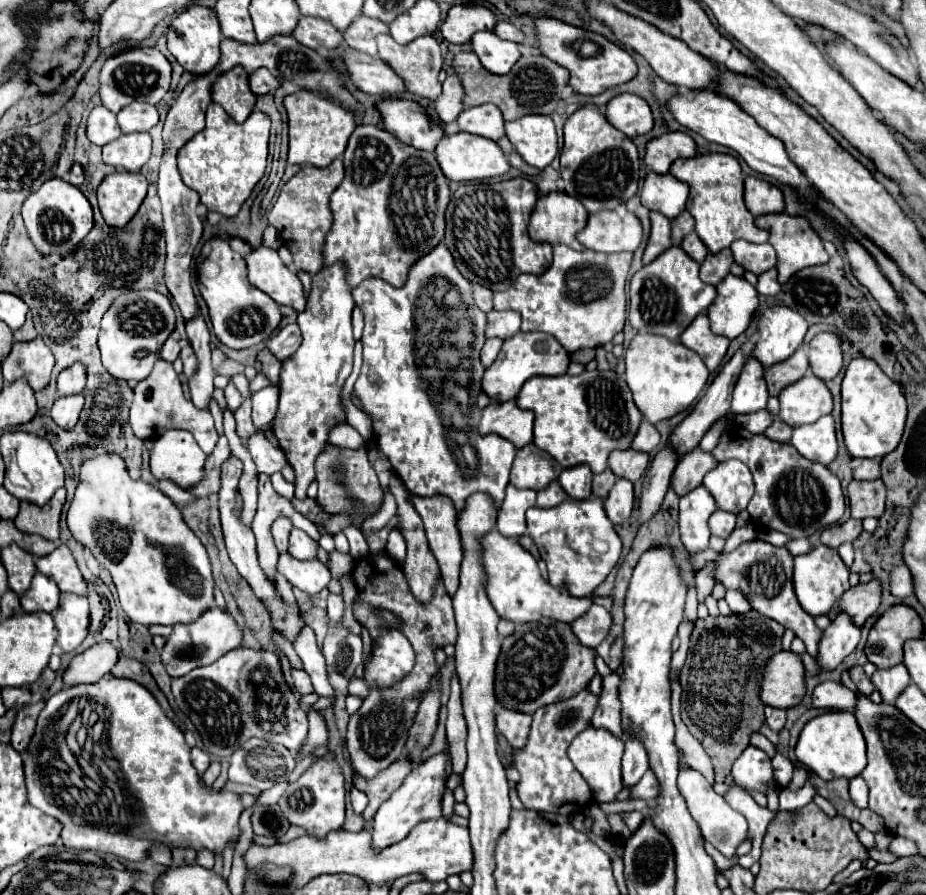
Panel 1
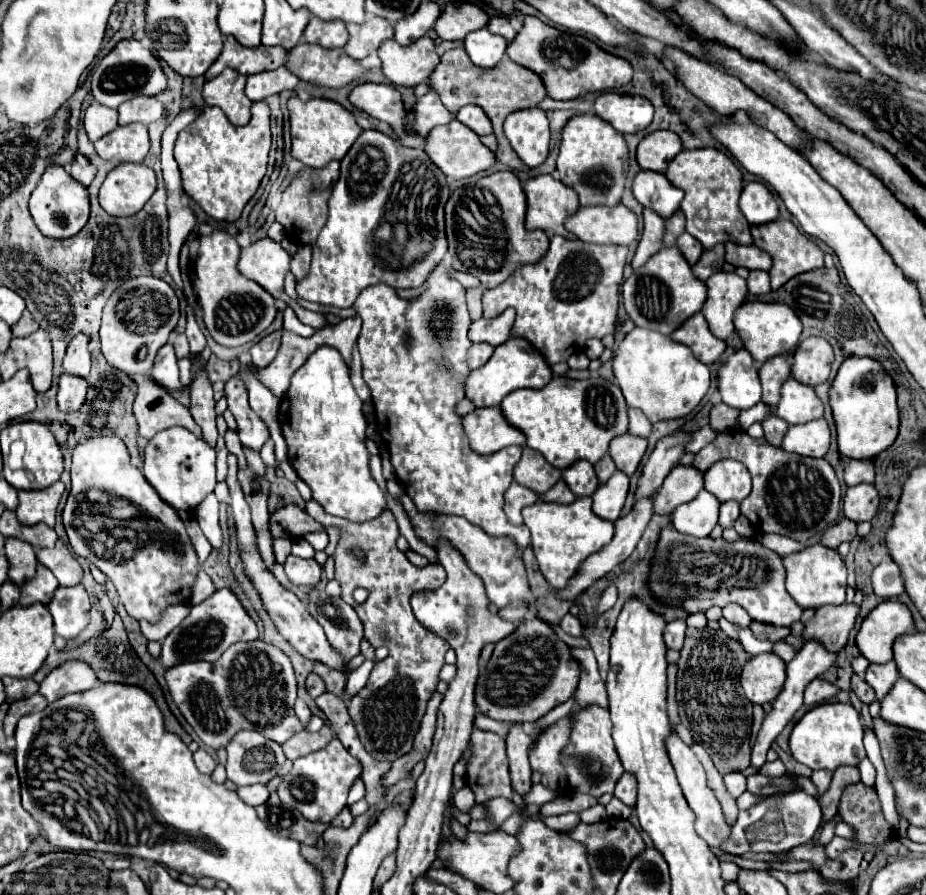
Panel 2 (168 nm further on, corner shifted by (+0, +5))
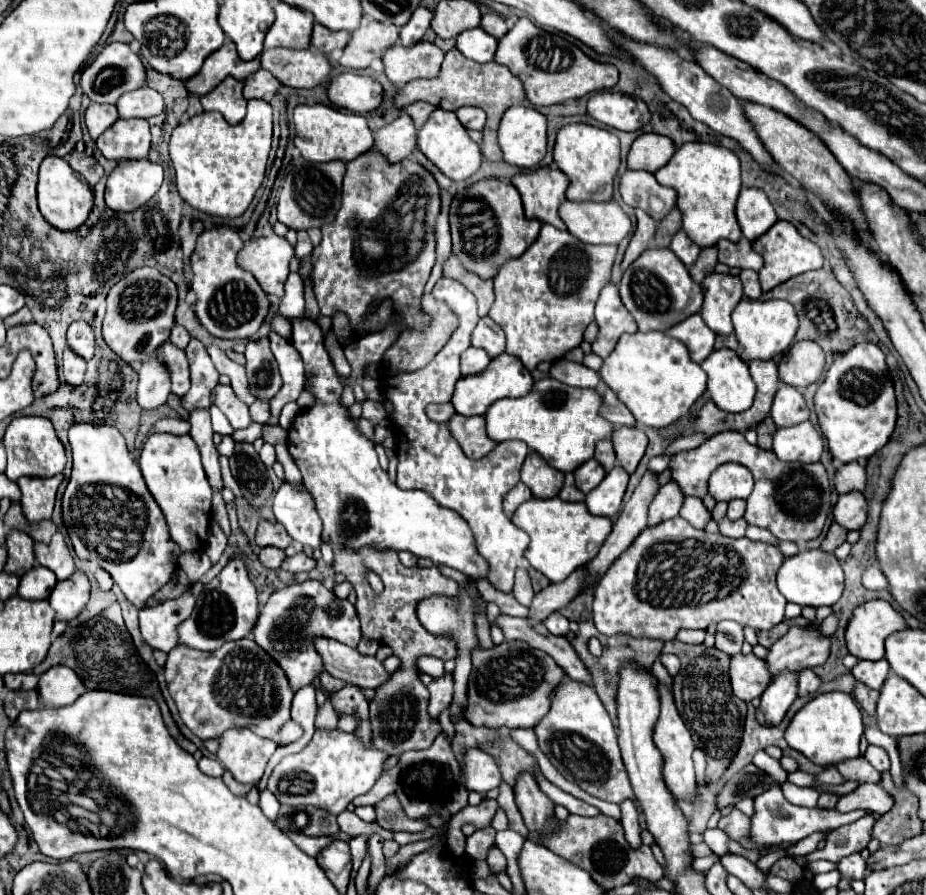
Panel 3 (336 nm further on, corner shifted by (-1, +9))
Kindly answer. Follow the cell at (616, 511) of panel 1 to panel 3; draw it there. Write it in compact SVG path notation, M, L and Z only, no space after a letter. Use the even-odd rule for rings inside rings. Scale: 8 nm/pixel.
M615 466L611 472L607 472L603 482L585 496L585 504L591 510L591 514L607 516L607 518L615 516L621 508L621 500L623 500L627 482L629 482L629 474L625 470L621 470L619 466Z

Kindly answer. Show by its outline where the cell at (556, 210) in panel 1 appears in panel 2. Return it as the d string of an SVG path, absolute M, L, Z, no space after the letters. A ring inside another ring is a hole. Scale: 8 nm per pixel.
M540 174L540 176L530 178L524 184L524 192L526 192L526 204L528 204L528 208L526 208L526 228L528 230L544 230L548 236L560 234L560 236L568 238L570 232L564 228L564 218L572 216L578 210L576 206L580 206L576 192L550 174Z

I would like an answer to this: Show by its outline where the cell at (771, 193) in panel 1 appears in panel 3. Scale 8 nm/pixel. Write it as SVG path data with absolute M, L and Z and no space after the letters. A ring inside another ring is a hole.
M741 188L735 206L735 216L747 240L759 238L779 220L773 204L769 202L767 194L761 188Z

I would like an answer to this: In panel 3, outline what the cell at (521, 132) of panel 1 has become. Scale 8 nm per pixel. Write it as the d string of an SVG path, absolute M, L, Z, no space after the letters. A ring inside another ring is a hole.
M511 106L499 124L499 146L505 162L533 168L547 148L547 118L531 106Z

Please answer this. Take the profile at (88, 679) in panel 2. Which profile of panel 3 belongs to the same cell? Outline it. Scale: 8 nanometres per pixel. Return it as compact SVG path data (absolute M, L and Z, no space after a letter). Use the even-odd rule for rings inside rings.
M59 664L39 678L37 692L41 708L57 708L75 702L85 692L85 684L69 666Z

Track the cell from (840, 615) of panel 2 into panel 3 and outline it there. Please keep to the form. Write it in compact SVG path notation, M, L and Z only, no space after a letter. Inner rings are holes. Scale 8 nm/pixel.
M821 624L793 626L785 636L781 636L765 658L771 678L775 678L781 670L801 670L815 668L825 664L831 652L831 636L821 634Z

